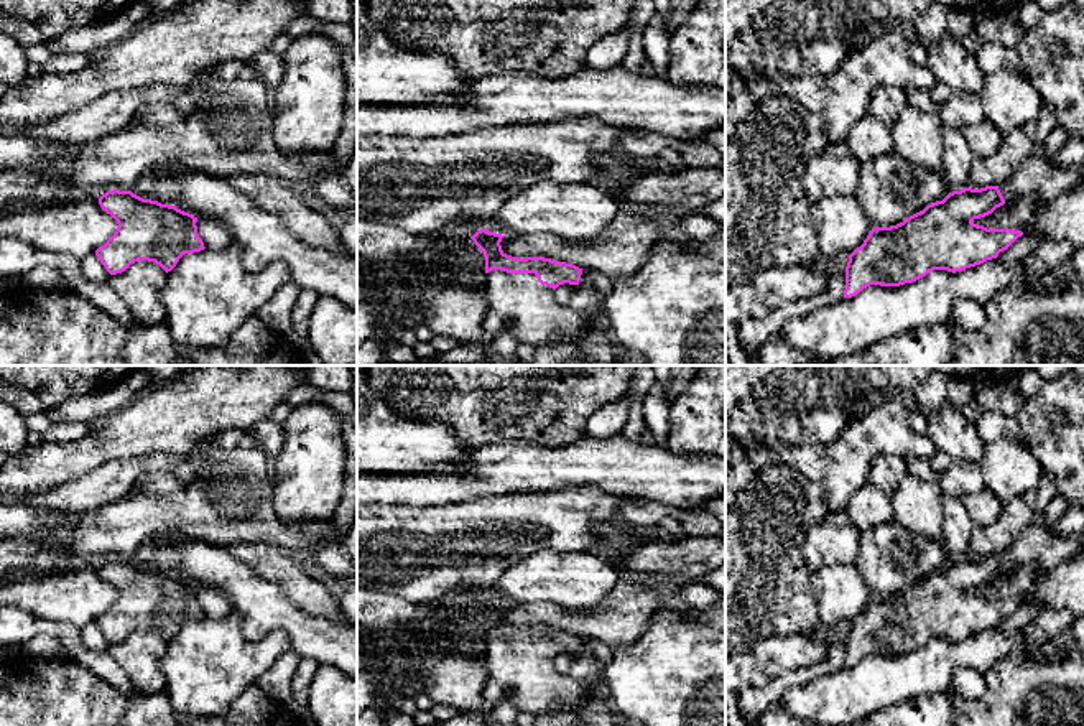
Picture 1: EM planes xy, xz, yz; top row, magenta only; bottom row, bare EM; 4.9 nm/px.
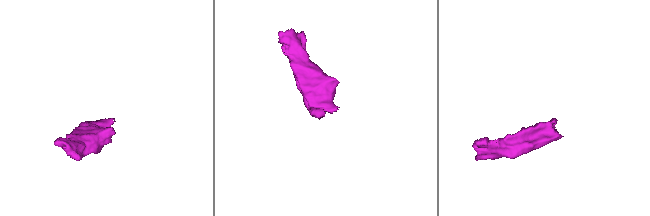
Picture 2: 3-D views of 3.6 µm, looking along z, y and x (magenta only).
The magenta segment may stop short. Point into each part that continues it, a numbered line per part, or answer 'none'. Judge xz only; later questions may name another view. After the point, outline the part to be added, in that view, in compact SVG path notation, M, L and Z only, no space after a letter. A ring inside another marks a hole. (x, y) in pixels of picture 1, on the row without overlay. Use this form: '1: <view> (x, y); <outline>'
1: xz (517, 672); M492 639L485 649L487 682L484 686L484 710L477 714L456 714L449 721L439 721L434 726L484 726L487 716L500 701L508 701L518 713L533 716L548 714L556 708L577 708L586 700L605 695L604 663L582 642L579 662L569 673L559 673L551 655L541 654L535 642L507 642Z

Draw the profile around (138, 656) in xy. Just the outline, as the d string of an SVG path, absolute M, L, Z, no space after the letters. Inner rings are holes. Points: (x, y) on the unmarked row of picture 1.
M138 629L125 640L110 644L107 652L138 691L158 693L166 688L166 678L160 668L166 644L155 631Z

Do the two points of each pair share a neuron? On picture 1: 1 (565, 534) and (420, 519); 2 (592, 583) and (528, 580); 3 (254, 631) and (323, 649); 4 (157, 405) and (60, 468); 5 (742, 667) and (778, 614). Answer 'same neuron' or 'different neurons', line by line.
1: same neuron
2: same neuron
3: same neuron
4: same neuron
5: different neurons

